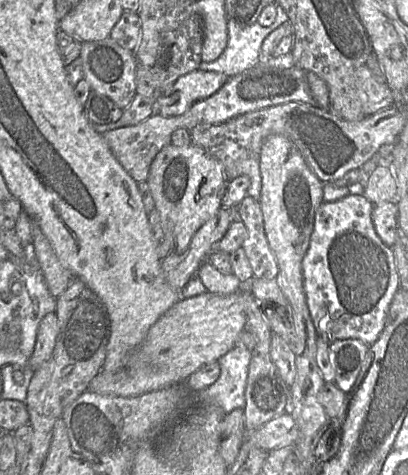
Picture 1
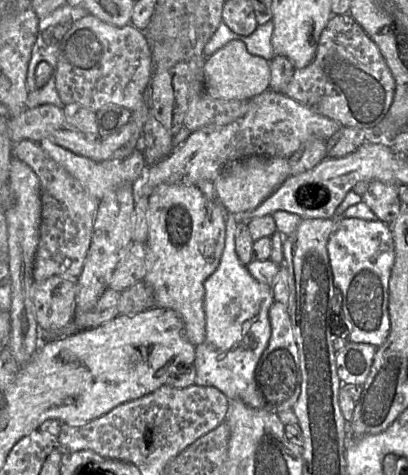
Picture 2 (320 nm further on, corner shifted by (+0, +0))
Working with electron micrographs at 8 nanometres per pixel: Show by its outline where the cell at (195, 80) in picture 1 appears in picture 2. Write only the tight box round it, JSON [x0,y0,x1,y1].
[204,40,270,100]

